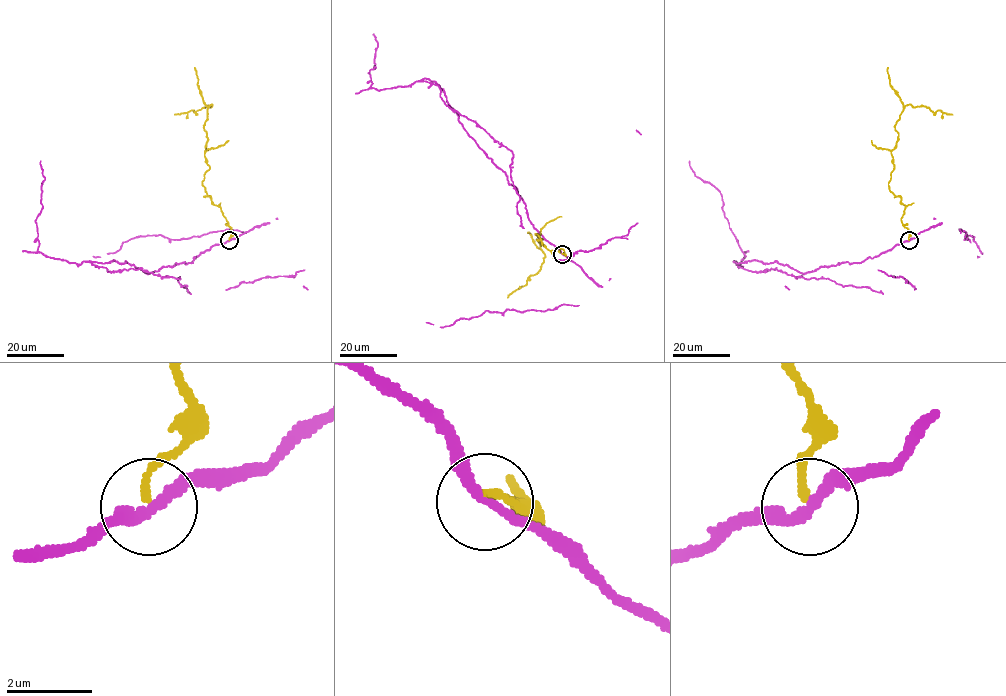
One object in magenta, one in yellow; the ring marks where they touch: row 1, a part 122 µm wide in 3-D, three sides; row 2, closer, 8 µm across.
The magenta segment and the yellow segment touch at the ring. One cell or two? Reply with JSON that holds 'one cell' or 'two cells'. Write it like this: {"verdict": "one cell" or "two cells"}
{"verdict": "two cells"}

